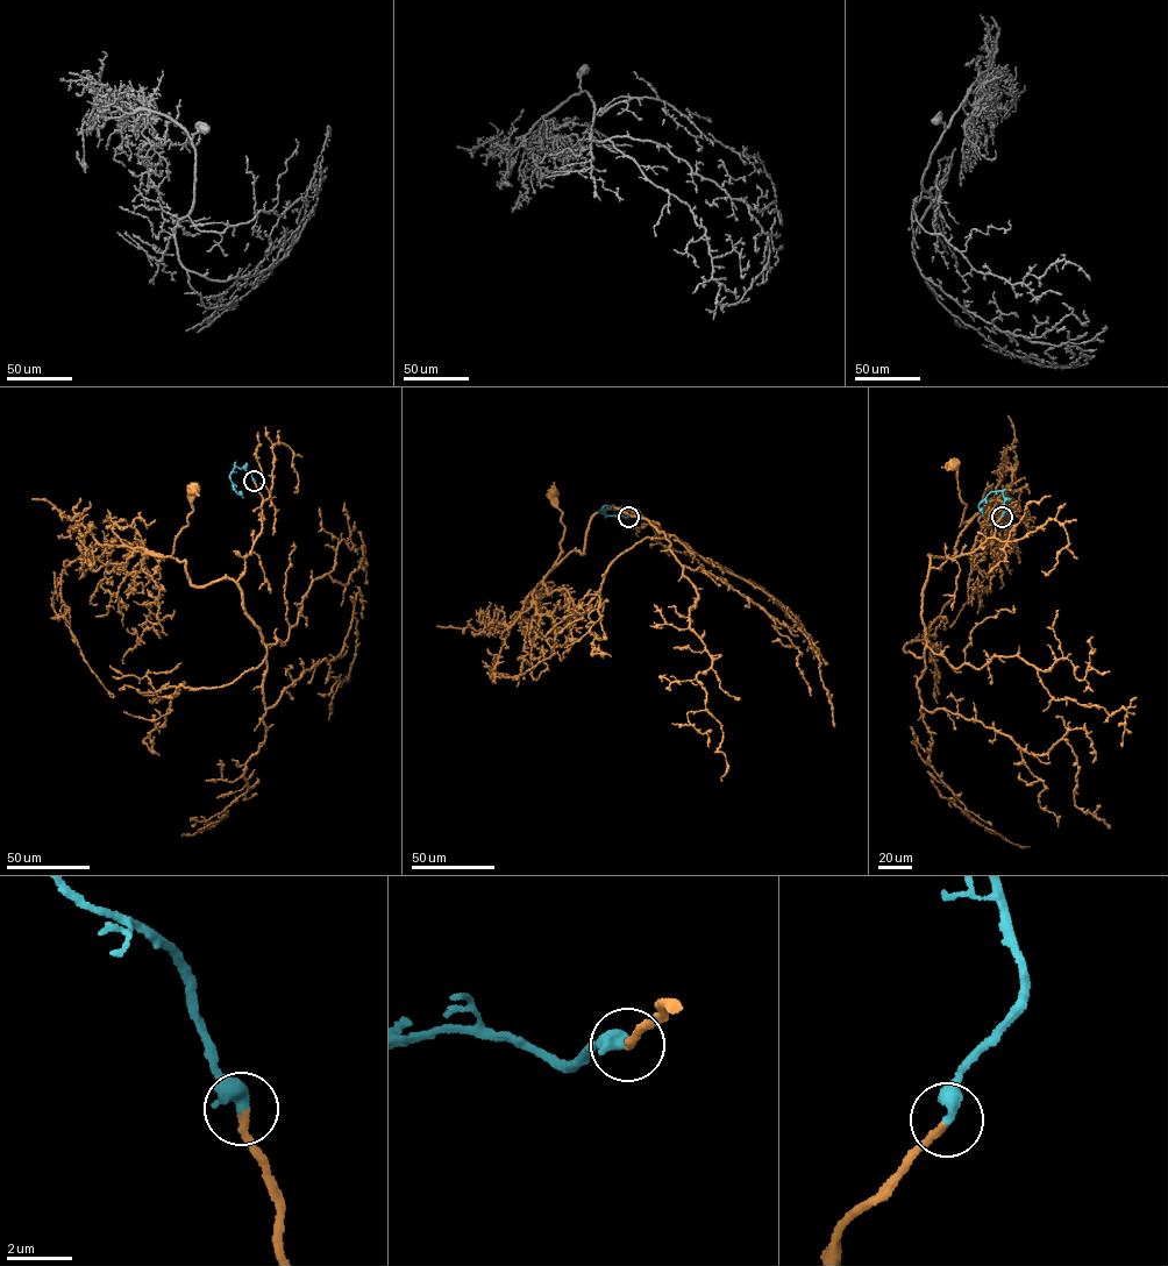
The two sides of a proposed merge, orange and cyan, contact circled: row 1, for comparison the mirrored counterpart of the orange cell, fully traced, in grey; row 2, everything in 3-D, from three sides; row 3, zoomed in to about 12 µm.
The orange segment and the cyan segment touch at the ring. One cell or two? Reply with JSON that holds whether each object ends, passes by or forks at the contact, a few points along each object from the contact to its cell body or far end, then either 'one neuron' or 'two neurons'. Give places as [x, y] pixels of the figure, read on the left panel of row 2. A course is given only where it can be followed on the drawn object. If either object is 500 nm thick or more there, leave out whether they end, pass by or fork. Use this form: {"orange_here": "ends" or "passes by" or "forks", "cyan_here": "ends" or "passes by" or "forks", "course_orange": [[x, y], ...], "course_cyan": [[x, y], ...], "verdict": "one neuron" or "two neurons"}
{"orange_here": "ends", "cyan_here": "ends", "course_orange": [[254, 481], [263, 526], [242, 575], [198, 587], [185, 561], [156, 555], [172, 554], [194, 489]], "course_cyan": [[254, 481], [243, 468], [233, 469], [230, 481], [242, 498]], "verdict": "one neuron"}

